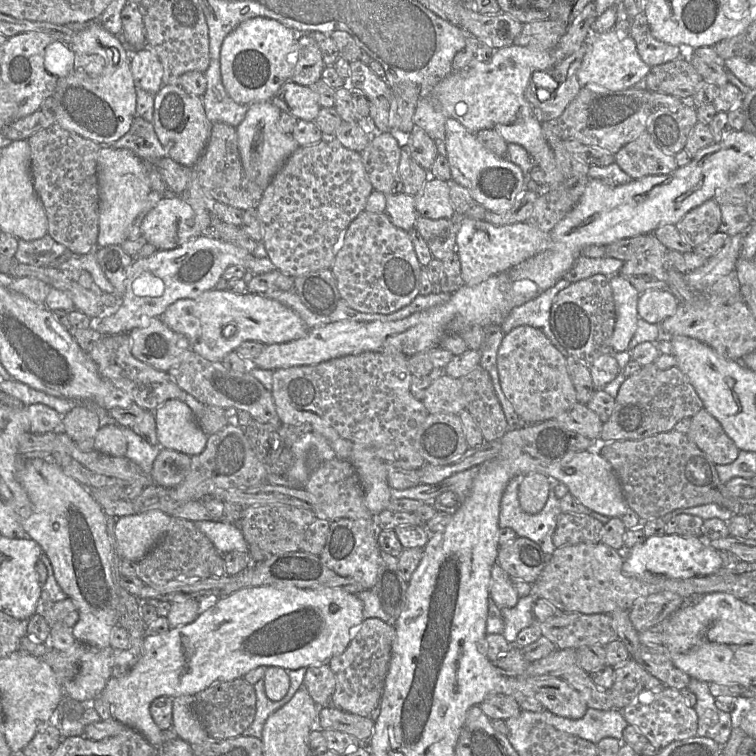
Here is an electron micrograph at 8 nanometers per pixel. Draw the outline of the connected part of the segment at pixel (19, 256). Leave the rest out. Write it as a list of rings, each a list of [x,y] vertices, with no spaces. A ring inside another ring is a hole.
[[[48,234],[33,241],[18,239],[18,244],[14,260],[37,267],[47,267],[68,250]]]

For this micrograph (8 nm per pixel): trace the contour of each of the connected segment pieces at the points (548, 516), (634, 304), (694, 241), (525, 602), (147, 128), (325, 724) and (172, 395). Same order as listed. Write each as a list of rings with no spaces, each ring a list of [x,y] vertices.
[[[515,476],[509,481],[501,499],[499,526],[510,527],[518,537],[525,537],[537,543],[548,563],[556,549],[553,535],[562,513],[560,499],[553,490],[558,481],[551,480],[549,497],[544,508],[537,514],[529,514],[522,509],[519,501],[519,487],[524,476]]]
[[[619,273],[610,277],[616,311],[616,322],[611,338],[613,353],[628,349],[636,329],[638,315],[638,290]]]
[[[712,198],[686,213],[675,226],[685,241],[695,248],[715,234],[720,224],[720,205]]]
[[[532,587],[532,593],[520,597],[514,607],[501,609],[504,620],[503,635],[511,646],[514,645],[519,632],[534,623],[533,604],[536,598]]]
[[[140,116],[134,118],[130,130],[124,136],[103,146],[131,150],[145,163],[153,163],[167,156],[154,131],[153,123]]]
[[[332,705],[319,706],[317,726],[321,730],[336,730],[352,735],[357,742],[369,742],[375,721],[370,717],[344,712]]]
[[[129,333],[102,336],[88,354],[103,378],[109,380],[116,388],[125,391],[136,405],[146,411],[155,411],[171,399],[185,400],[187,393],[177,385],[168,372],[159,371],[132,355]]]

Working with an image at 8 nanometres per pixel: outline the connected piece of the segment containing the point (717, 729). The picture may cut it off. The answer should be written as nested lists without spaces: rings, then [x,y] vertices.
[[[691,678],[687,689],[696,695],[694,707],[698,716],[698,737],[706,737],[724,746],[729,740],[737,714],[719,710],[709,690],[709,683]]]

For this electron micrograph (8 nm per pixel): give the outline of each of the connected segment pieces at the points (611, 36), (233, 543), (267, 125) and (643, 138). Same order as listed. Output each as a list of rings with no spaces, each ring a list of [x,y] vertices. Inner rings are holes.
[[[610,29],[601,34],[592,34],[586,45],[587,50],[577,73],[581,87],[624,90],[640,85],[651,70],[651,67],[641,59],[635,40],[630,35],[620,38],[614,29]]]
[[[214,520],[196,521],[194,523],[213,543],[219,554],[225,555],[231,551],[249,552],[249,545],[237,525]]]
[[[271,101],[249,106],[243,121],[237,126],[238,149],[247,177],[263,190],[269,185],[286,159],[300,146],[290,134],[280,131],[278,121],[281,110]]]
[[[647,130],[620,148],[615,162],[632,179],[669,174],[678,167],[675,155],[662,151]]]

